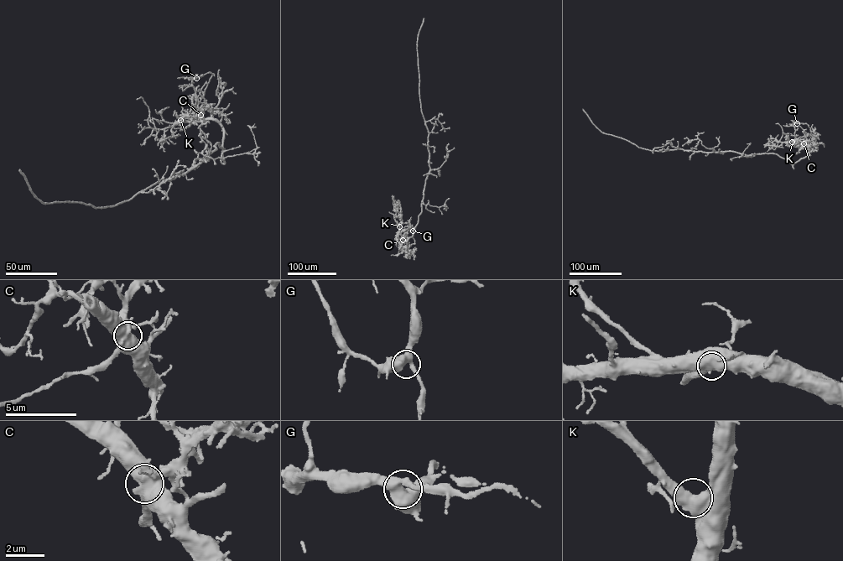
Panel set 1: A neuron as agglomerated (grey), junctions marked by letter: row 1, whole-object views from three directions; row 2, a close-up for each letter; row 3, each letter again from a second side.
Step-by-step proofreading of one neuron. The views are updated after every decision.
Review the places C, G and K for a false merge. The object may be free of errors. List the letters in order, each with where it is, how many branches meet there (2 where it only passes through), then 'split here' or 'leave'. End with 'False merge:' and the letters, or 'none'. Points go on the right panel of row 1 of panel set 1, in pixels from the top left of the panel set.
C: (803, 143) | 3 | split here
G: (797, 123) | 3 | leave
K: (792, 142) | 3 | leave
False merge: C

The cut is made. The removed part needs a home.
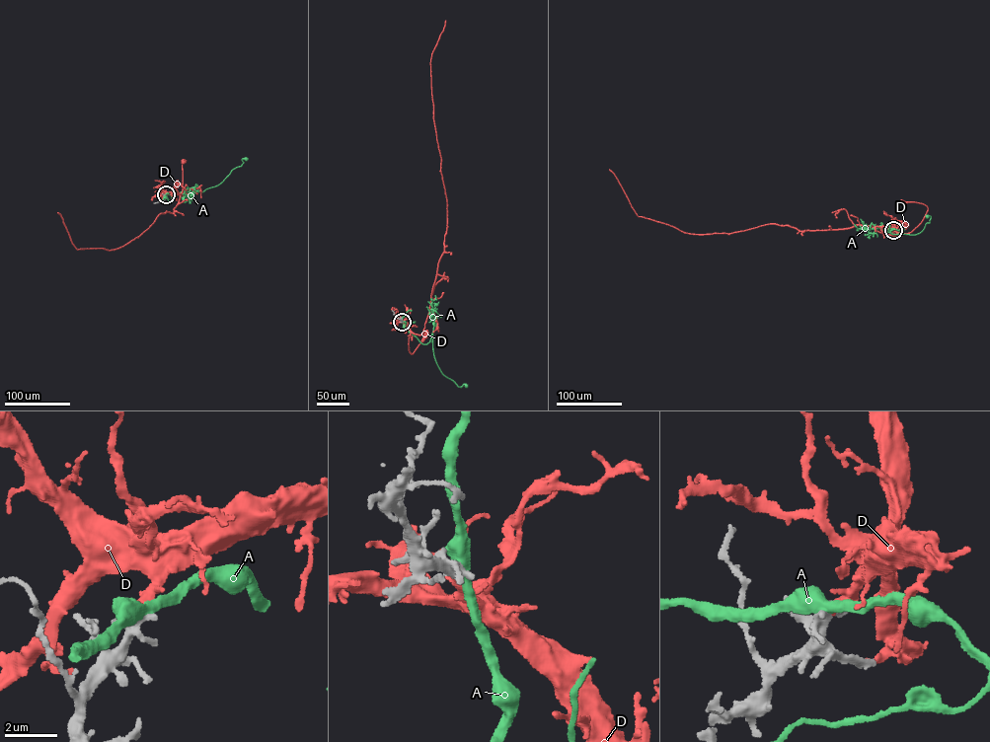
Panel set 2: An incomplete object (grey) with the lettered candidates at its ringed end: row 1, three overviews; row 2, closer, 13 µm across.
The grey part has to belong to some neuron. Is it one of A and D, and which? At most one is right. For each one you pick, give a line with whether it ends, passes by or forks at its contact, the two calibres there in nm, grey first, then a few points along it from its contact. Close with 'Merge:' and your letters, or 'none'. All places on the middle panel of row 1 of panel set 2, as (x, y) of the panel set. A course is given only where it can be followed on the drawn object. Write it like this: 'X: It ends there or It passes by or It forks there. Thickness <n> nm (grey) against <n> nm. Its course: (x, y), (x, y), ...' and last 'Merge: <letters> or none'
D: It passes by. Thickness 340 nm (grey) against 280 nm. Its course: (402, 322), (411, 332), (408, 343), (411, 354), (426, 332)
Merge: D

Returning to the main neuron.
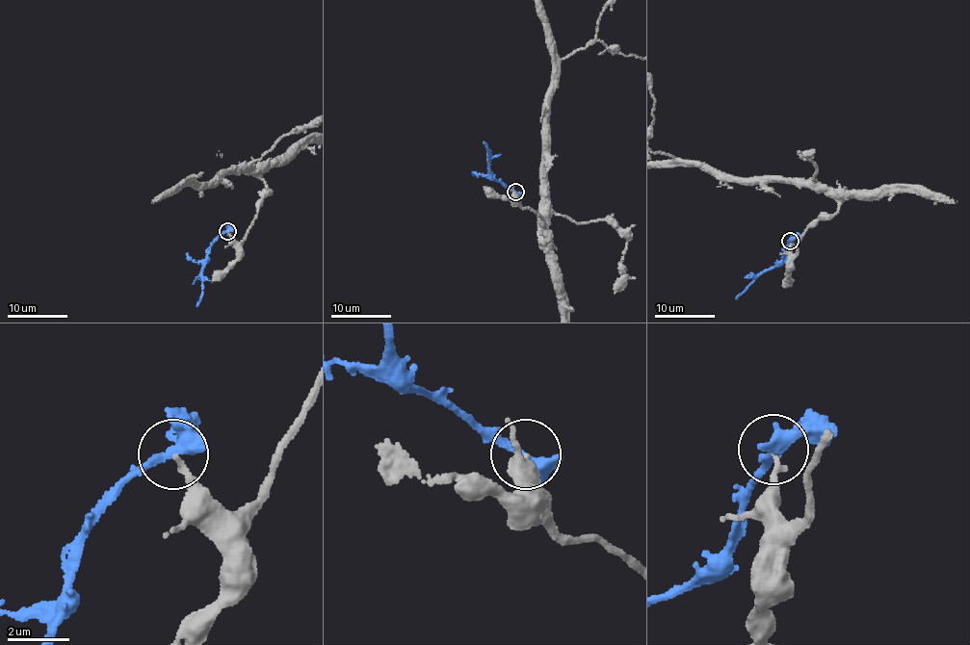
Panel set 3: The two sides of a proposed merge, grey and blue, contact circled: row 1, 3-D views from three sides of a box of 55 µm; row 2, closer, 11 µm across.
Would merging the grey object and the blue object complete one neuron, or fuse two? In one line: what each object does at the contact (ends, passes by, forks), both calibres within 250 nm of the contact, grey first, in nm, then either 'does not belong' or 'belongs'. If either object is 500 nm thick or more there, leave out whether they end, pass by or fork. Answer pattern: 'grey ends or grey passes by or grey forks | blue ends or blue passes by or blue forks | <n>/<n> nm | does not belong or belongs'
grey ends | blue passes by | 170/340 nm | does not belong

